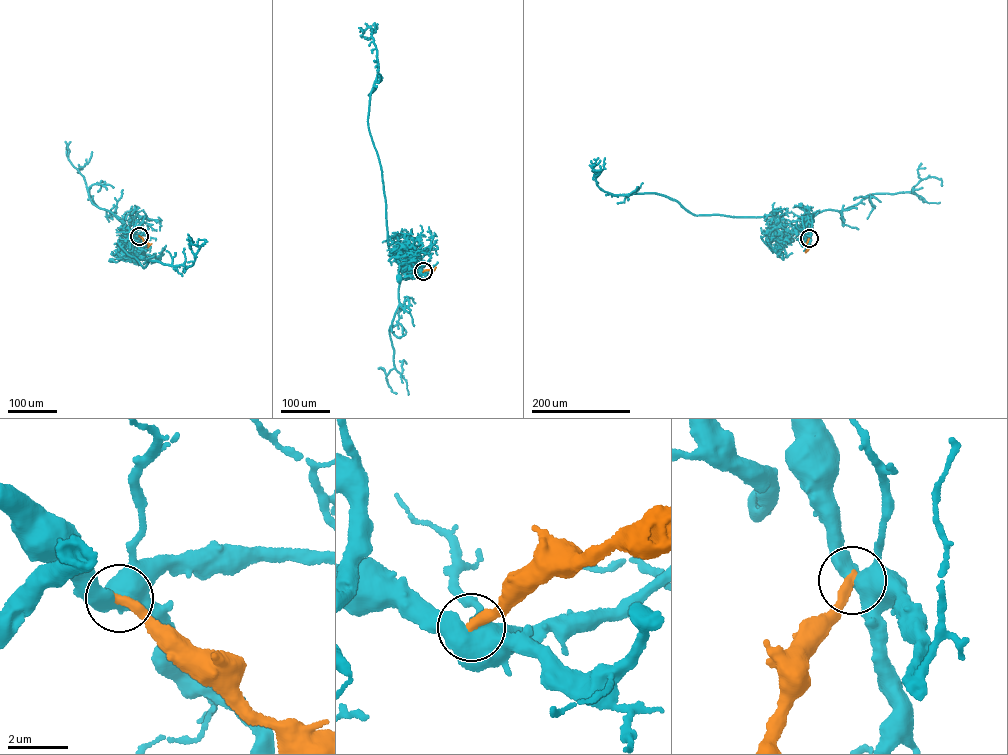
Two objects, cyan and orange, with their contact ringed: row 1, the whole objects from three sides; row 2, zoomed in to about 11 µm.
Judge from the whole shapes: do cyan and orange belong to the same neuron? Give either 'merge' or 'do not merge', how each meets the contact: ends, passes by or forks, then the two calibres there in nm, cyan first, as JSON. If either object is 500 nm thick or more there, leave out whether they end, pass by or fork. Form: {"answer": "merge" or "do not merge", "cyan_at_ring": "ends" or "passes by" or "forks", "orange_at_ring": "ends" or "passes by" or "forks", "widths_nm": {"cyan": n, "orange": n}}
{"answer": "merge", "widths_nm": {"cyan": 650, "orange": 360}}

